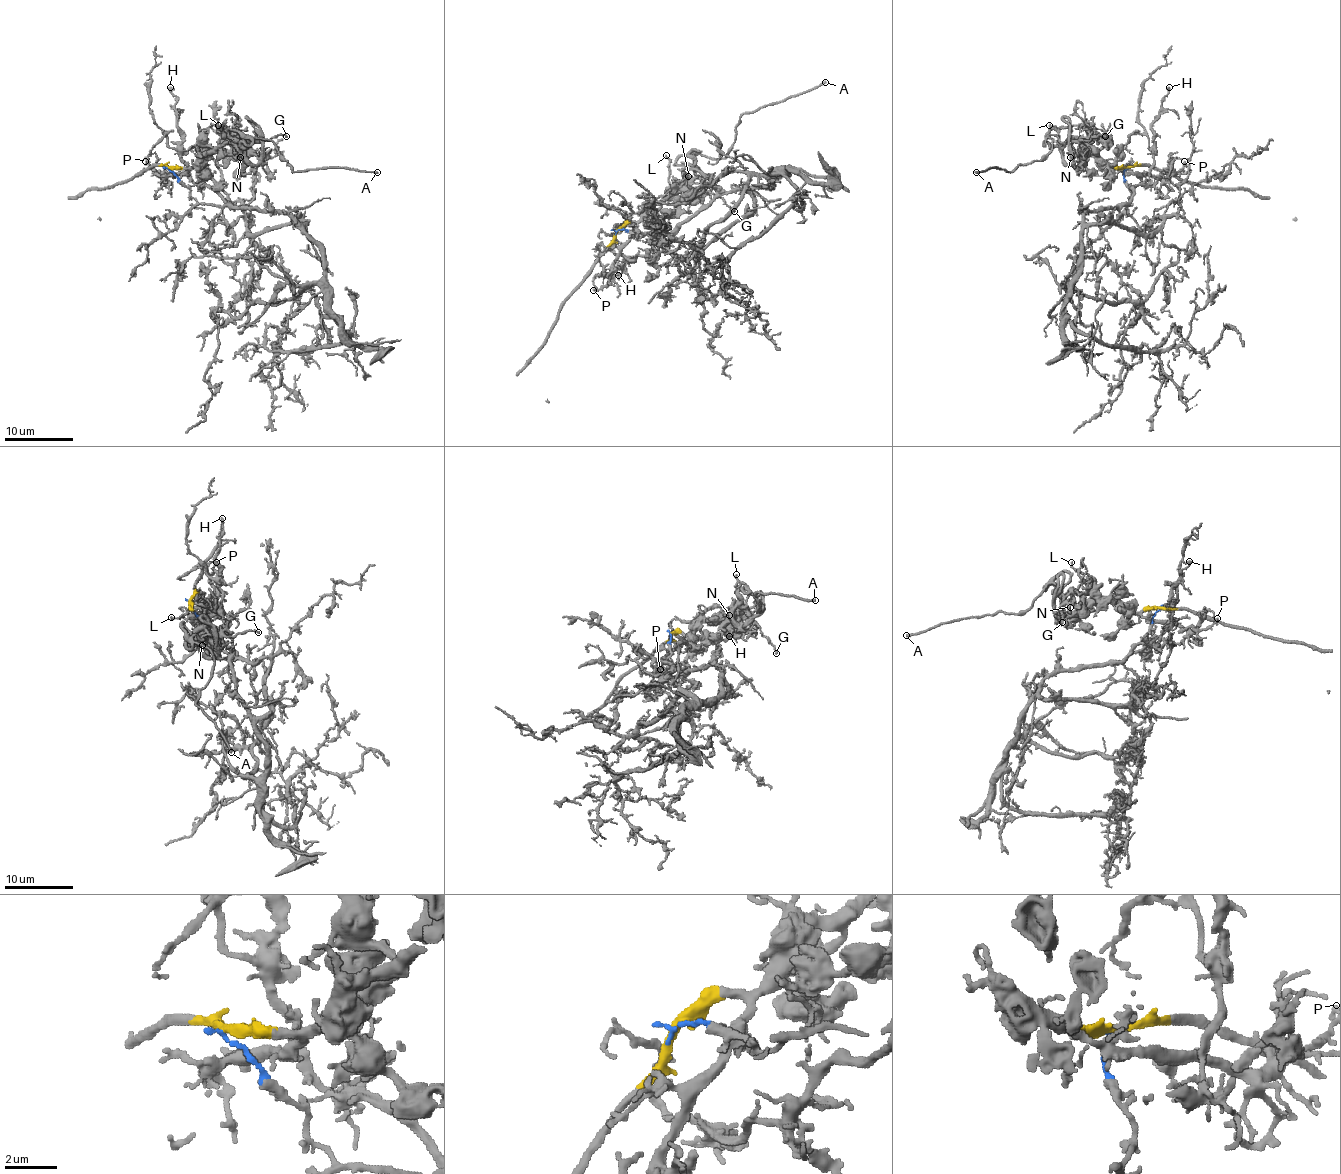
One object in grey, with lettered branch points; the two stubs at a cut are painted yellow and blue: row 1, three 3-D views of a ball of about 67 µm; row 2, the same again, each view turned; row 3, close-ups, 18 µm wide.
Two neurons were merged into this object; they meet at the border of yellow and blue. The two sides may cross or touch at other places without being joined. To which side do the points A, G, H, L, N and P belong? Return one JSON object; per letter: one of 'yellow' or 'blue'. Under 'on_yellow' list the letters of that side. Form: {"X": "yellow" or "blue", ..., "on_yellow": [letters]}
{"A": "yellow", "G": "yellow", "H": "blue", "L": "yellow", "N": "yellow", "P": "yellow", "on_yellow": ["A", "G", "L", "N", "P"]}

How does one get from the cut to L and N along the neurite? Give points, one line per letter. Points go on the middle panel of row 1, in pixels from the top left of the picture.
L: (615, 232), (678, 189), (683, 192), (679, 196), (669, 182), (665, 154)
N: (615, 232), (638, 220), (650, 206), (690, 187), (688, 177)

